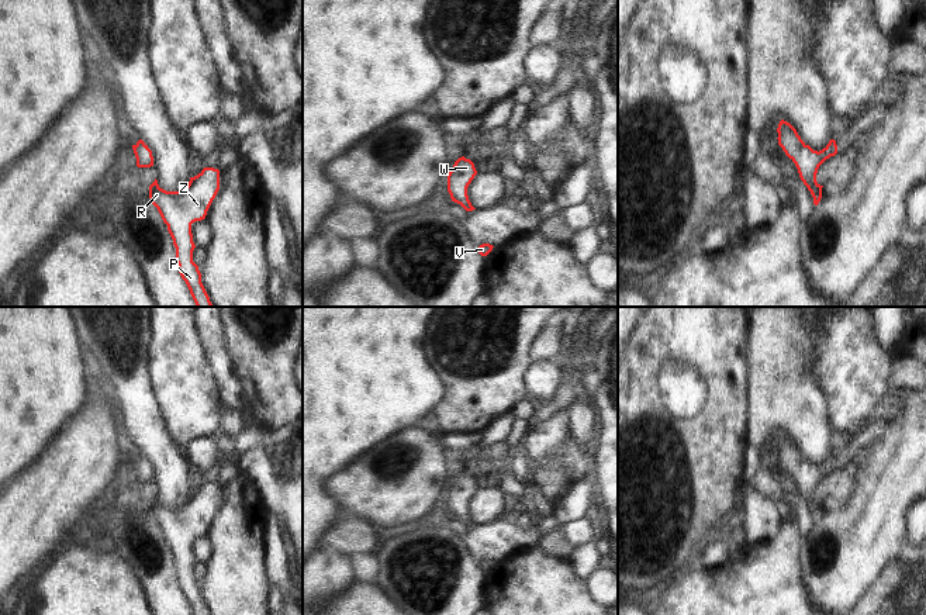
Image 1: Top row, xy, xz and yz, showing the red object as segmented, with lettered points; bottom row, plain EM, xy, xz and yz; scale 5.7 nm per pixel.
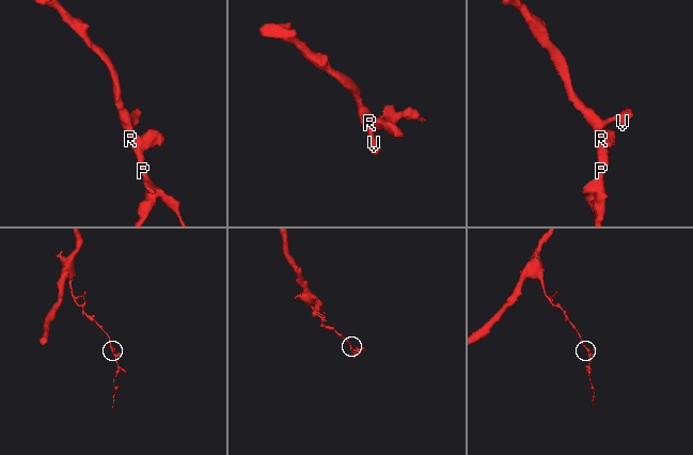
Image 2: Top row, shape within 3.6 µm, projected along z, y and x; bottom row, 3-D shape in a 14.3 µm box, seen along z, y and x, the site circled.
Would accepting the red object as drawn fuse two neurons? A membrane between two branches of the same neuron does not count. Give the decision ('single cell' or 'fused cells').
single cell

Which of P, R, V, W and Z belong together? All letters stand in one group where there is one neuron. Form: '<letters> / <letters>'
P R V W Z

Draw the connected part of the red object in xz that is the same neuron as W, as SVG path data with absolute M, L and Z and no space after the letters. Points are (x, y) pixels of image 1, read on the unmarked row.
M464 471L459 473L448 490L448 507L452 516L460 519L466 526L476 525L467 511L467 502L477 490L474 478Z

